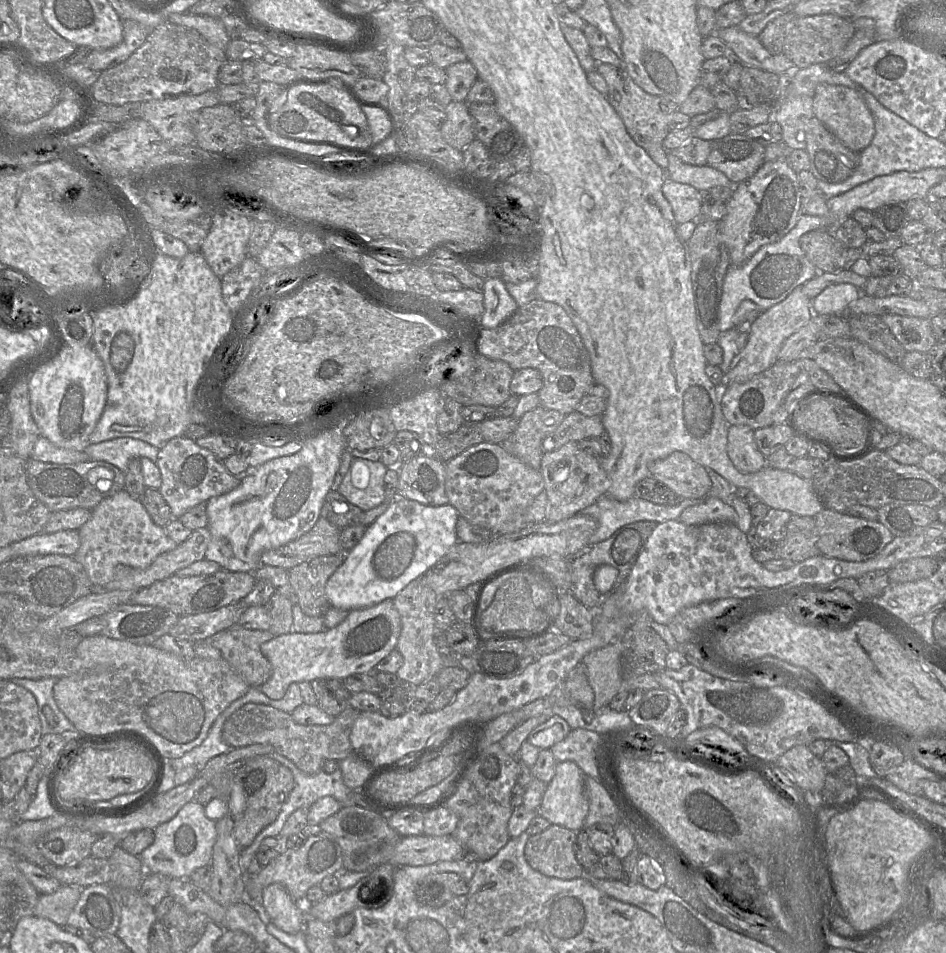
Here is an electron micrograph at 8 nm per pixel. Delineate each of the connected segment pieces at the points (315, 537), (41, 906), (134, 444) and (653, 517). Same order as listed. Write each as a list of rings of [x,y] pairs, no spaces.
[[[320,517],[314,527],[288,544],[265,551],[260,566],[280,567],[285,570],[320,556],[342,553],[339,542],[341,529]]]
[[[61,885],[50,894],[40,894],[33,915],[46,918],[59,926],[67,923],[67,918],[75,907],[83,887]]]
[[[122,437],[89,444],[84,451],[90,459],[108,462],[126,474],[132,458],[146,457],[156,463],[159,448],[142,440]]]
[[[605,494],[578,514],[590,516],[598,523],[588,542],[588,546],[591,546],[610,538],[617,530],[634,522],[653,521],[658,524],[668,520],[679,520],[687,507],[703,501],[704,498],[683,499],[678,505],[668,506],[637,497],[618,501]]]

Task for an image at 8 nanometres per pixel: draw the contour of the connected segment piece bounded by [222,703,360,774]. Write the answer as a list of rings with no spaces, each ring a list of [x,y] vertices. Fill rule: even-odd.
[[[247,703],[234,712],[224,723],[222,738],[232,748],[267,744],[293,762],[306,774],[323,770],[327,760],[342,761],[353,754],[350,735],[360,711],[348,707],[328,725],[300,725],[286,713],[265,704]]]

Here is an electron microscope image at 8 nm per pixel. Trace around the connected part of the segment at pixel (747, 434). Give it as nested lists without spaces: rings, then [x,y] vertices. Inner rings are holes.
[[[730,425],[728,428],[728,456],[736,469],[745,474],[766,466],[766,457],[757,447],[754,431],[746,425]]]

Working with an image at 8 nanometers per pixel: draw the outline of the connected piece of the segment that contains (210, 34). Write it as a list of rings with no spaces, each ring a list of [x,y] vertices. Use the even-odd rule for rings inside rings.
[[[189,12],[166,14],[166,21],[186,28],[194,29],[209,43],[224,50],[230,42],[225,27],[219,18],[192,15]]]

